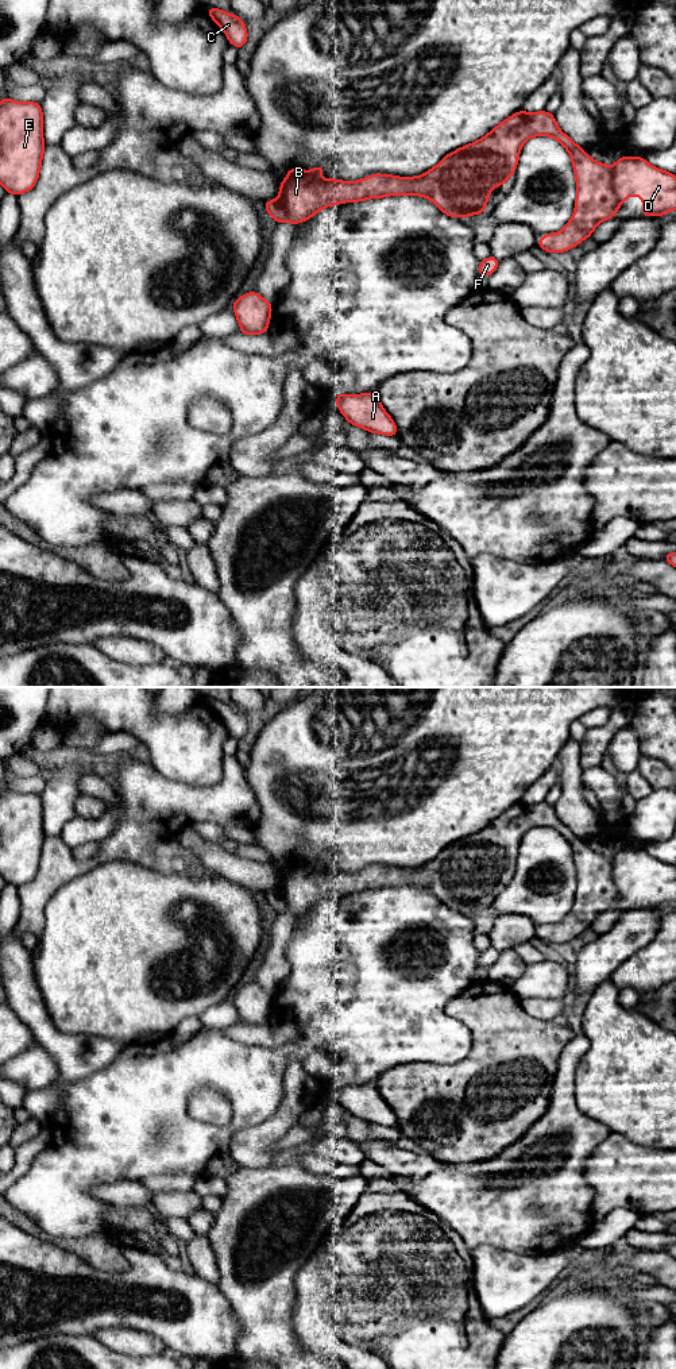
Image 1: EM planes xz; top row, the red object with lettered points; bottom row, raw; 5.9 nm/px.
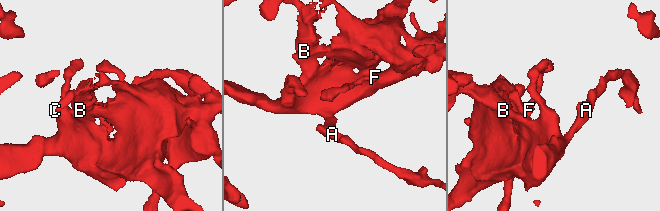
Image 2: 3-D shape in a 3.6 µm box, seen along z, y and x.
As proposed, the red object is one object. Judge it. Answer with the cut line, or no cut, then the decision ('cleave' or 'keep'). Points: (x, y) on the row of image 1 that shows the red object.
xz (610, 168), (614, 195), (620, 204) | cleave

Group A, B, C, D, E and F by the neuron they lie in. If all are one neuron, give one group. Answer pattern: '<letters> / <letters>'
A D E F / B C

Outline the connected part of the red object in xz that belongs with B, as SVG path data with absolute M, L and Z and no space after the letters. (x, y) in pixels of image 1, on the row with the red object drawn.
M546 111L515 112L479 140L448 153L434 167L417 177L375 173L348 182L321 180L321 165L310 171L290 167L279 185L278 198L293 224L336 204L403 194L426 197L453 219L482 215L491 189L503 185L517 171L522 144L532 136L555 138L572 159L576 178L573 215L561 231L545 234L536 243L549 254L564 252L591 238L599 223L617 215L619 204L613 189L613 169L587 155Z

